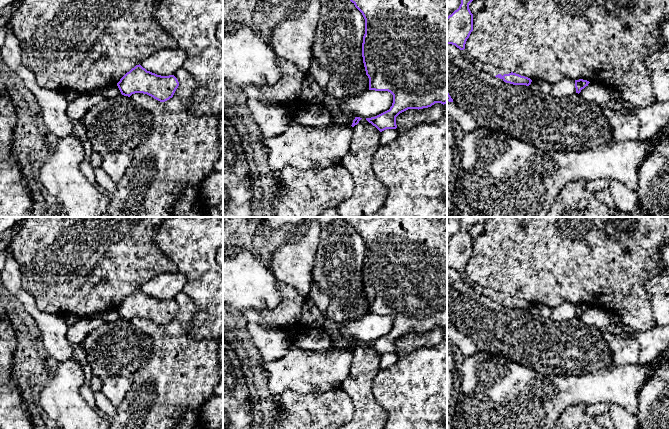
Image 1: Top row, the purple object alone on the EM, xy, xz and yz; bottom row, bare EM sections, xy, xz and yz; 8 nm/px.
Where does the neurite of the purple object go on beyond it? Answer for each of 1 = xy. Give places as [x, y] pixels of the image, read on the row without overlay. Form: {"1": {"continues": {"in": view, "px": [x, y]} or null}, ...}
{"1": {"continues": null}}

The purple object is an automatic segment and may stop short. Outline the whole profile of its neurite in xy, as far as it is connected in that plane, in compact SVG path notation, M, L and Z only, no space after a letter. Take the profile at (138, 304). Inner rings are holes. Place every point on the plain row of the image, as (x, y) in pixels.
M139 288L122 301L117 310L124 320L130 321L135 317L143 317L165 326L173 321L179 306L174 299L157 299Z

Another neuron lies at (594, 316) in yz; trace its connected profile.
M589 307L579 317L583 323L592 325L599 329L605 329L610 333L623 334L625 333L621 327L614 325L606 314L605 310L597 307Z

